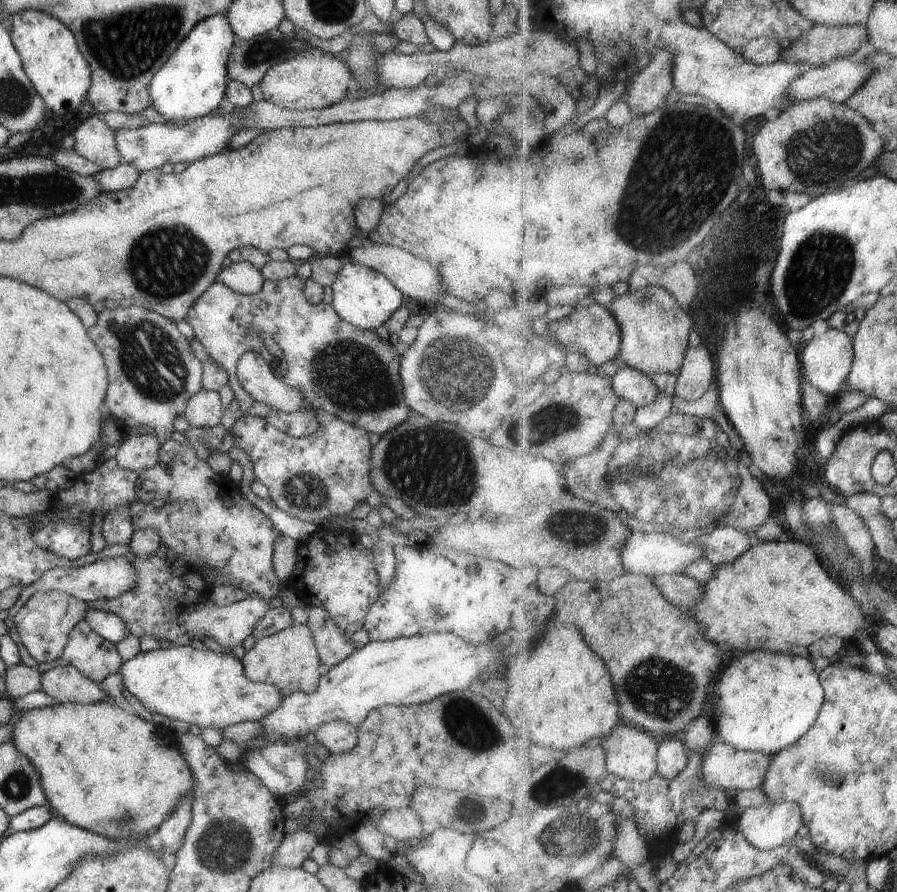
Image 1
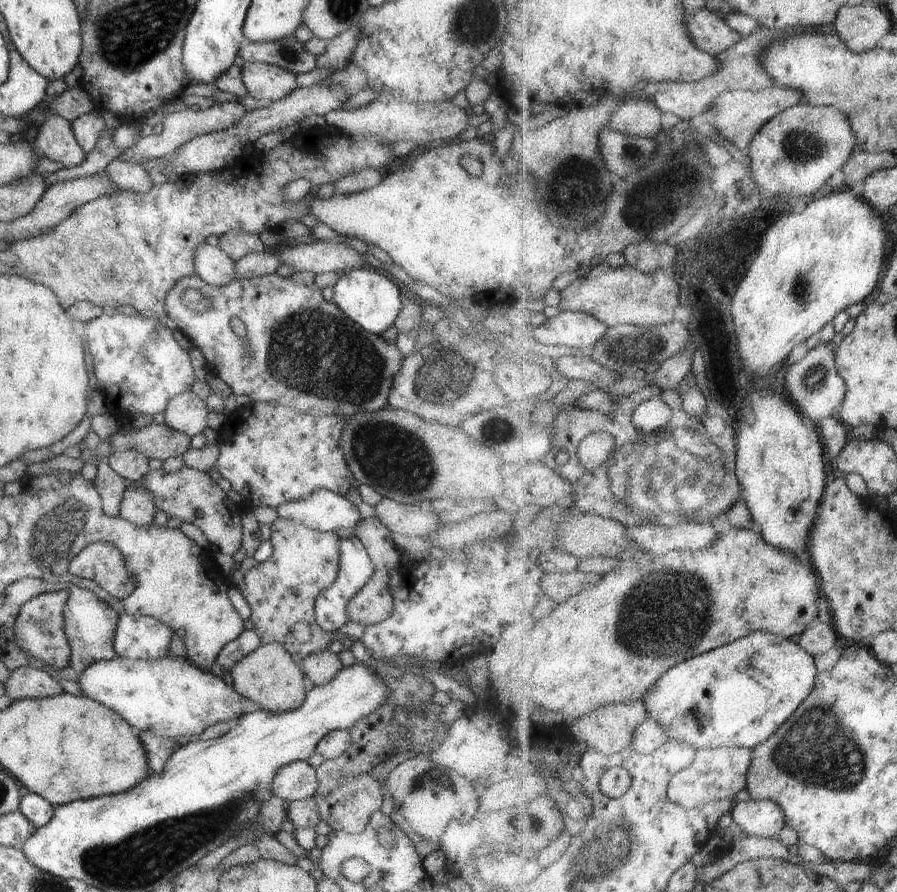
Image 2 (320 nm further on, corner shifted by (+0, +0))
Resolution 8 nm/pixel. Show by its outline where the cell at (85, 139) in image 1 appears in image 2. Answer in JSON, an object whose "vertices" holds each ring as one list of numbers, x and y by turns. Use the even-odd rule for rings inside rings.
{"vertices":[[113,158,107,162,102,171,118,188,134,192,145,192,152,186,145,168,141,165,125,162,121,158]]}

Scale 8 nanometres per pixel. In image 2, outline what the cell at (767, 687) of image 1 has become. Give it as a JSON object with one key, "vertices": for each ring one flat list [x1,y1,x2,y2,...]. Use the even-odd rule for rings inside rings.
{"vertices":[[758,631,729,646,717,648,680,663,665,672,643,698,649,718,659,722,667,738,685,740,698,750,713,748,743,748,753,750,771,738,783,722,801,706,801,702,816,688,819,675,811,653,798,643,771,632]]}

